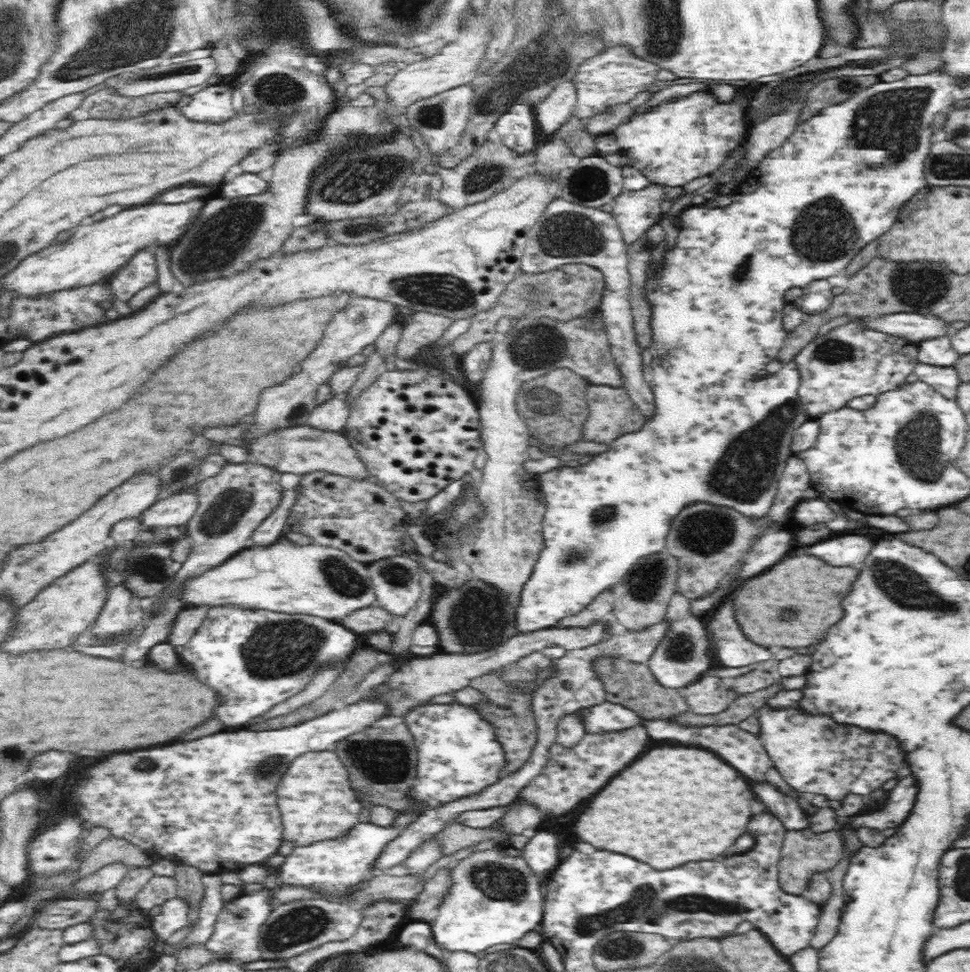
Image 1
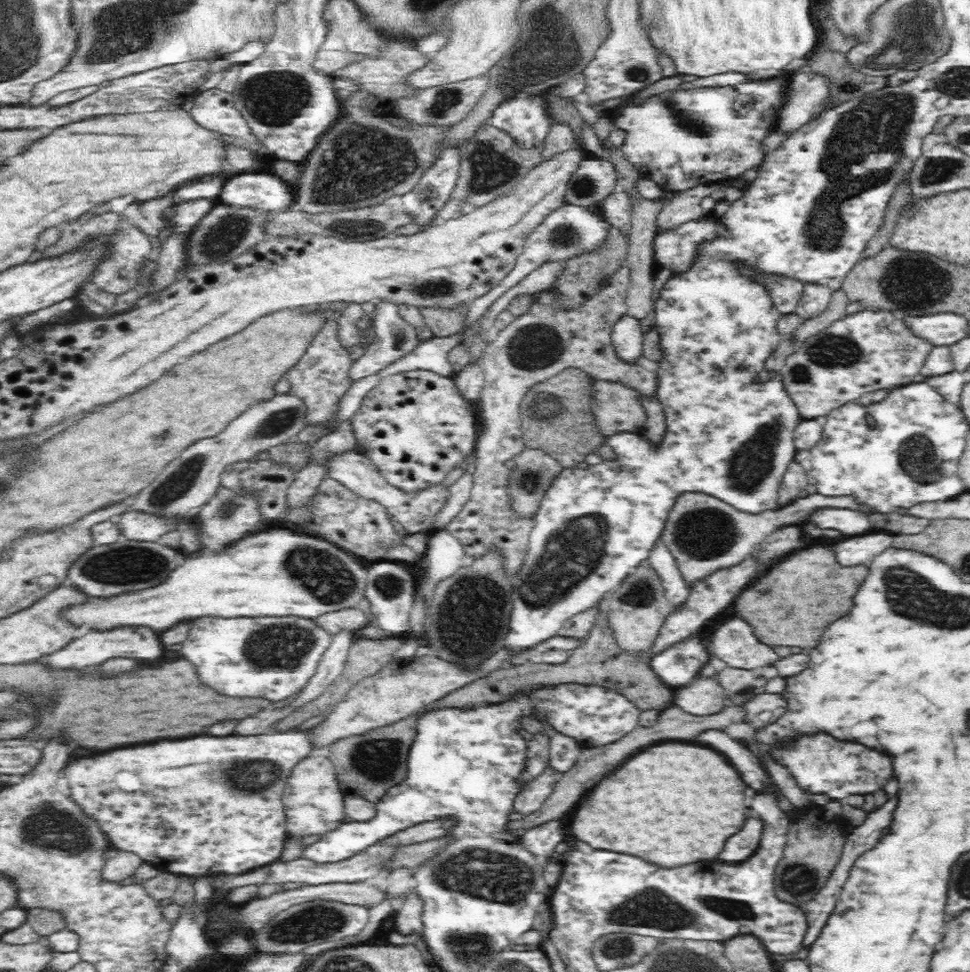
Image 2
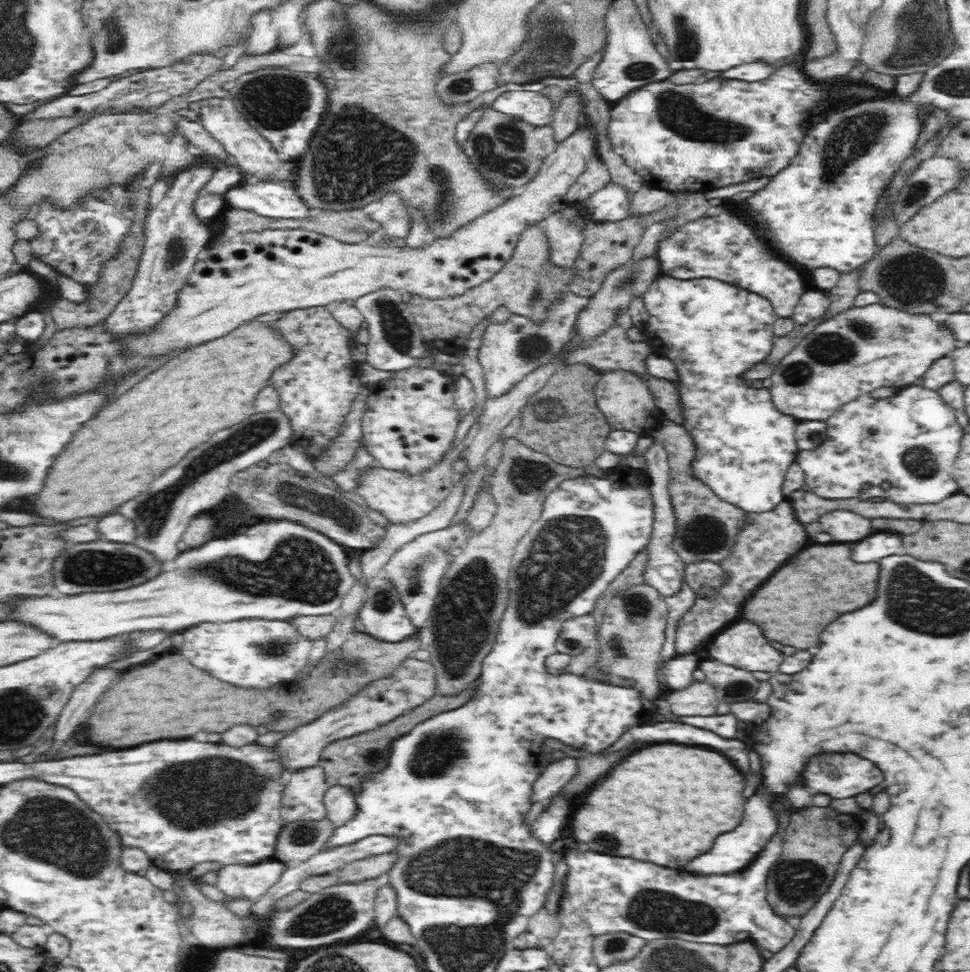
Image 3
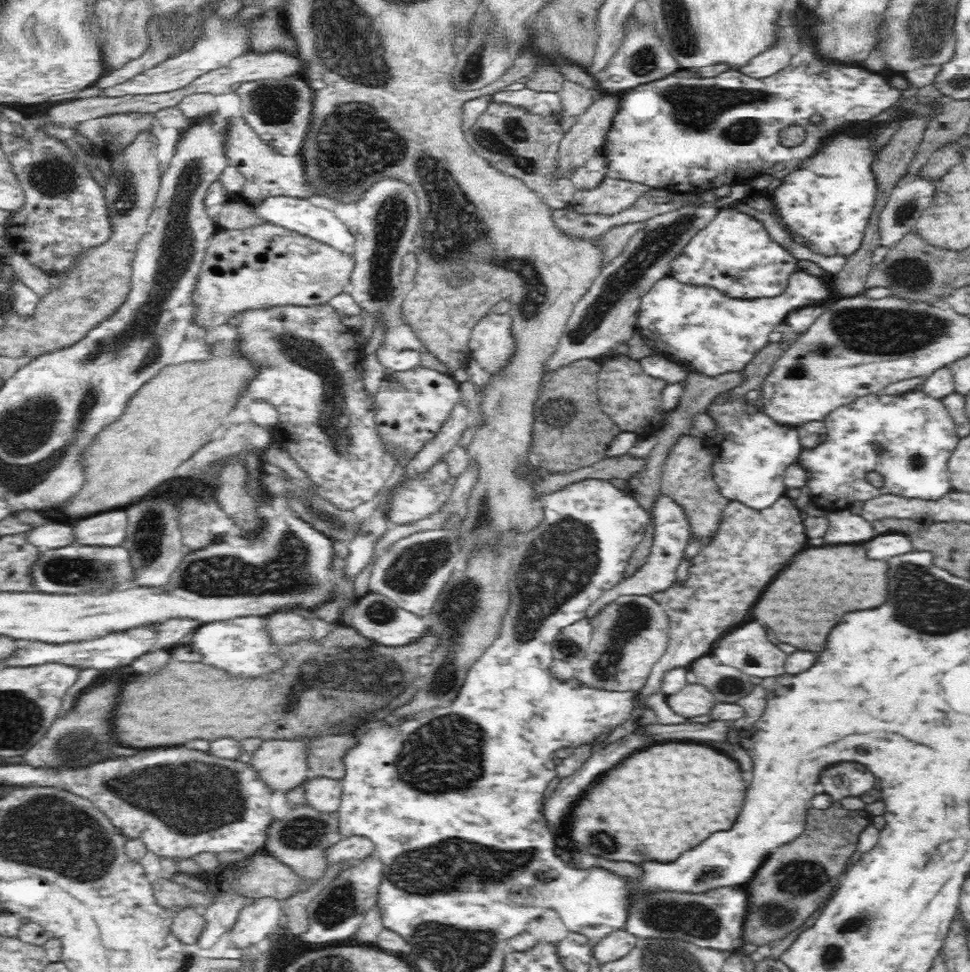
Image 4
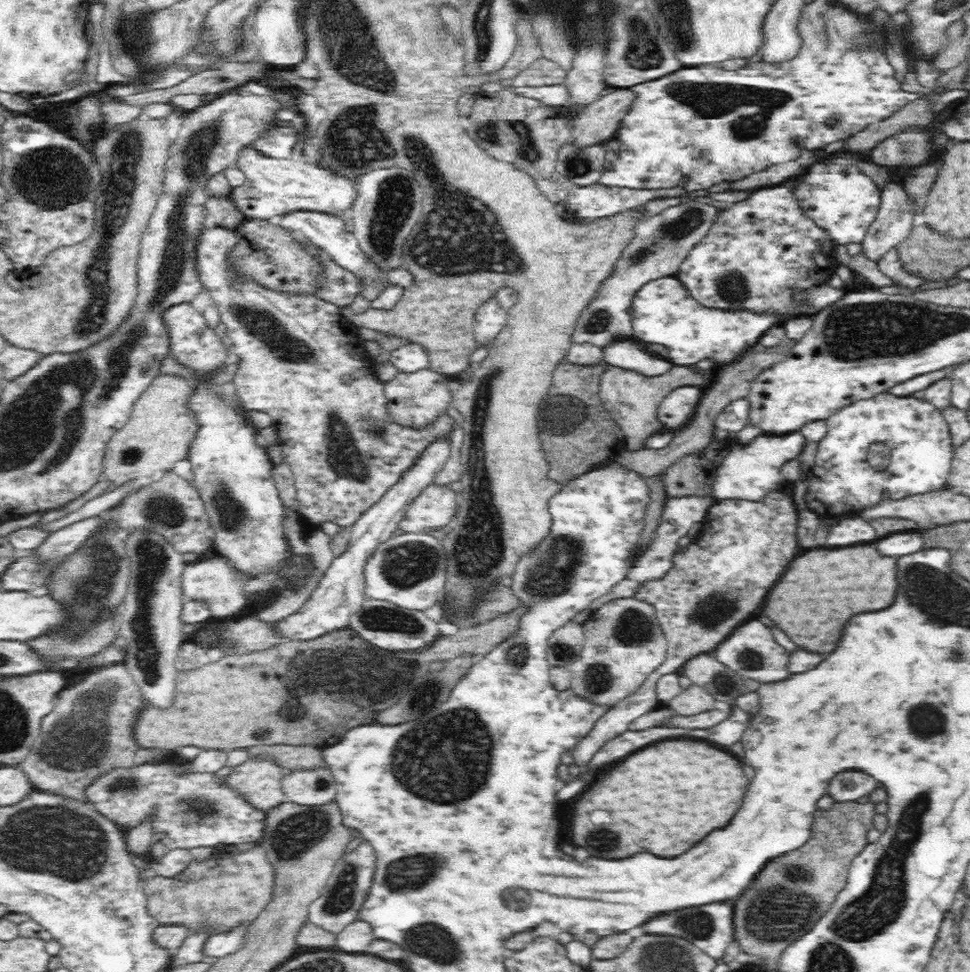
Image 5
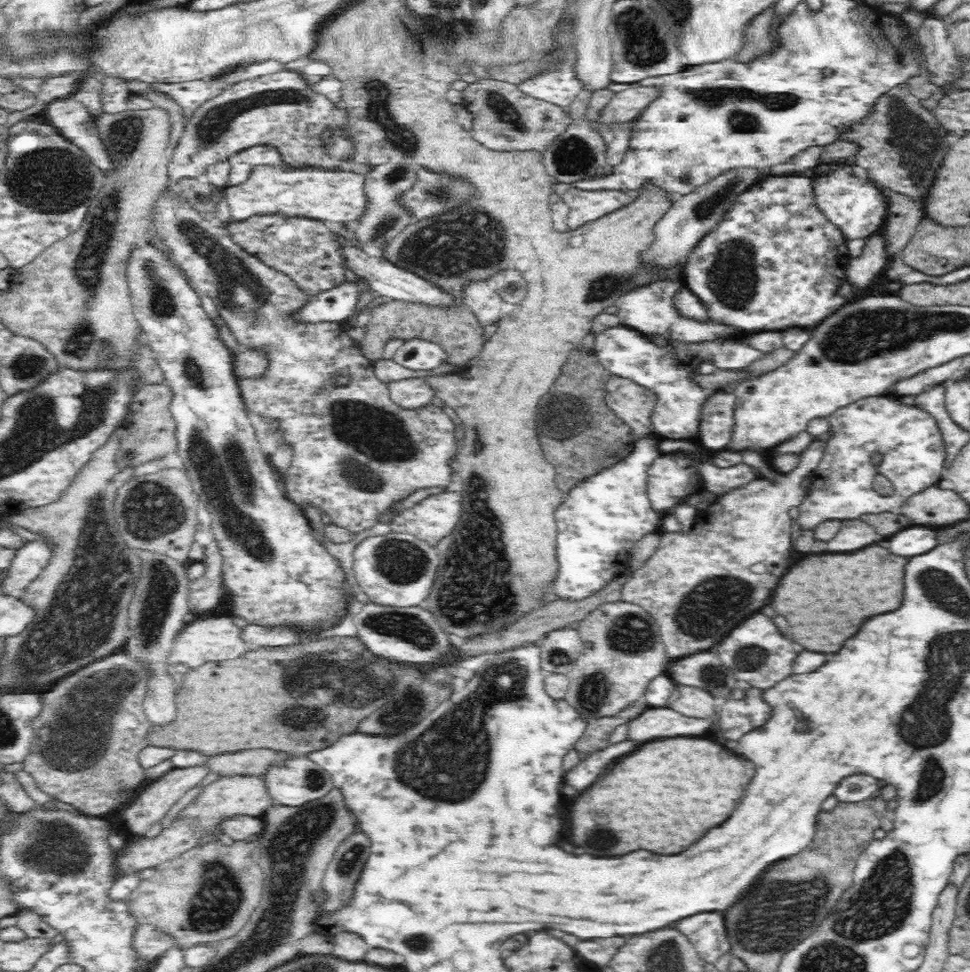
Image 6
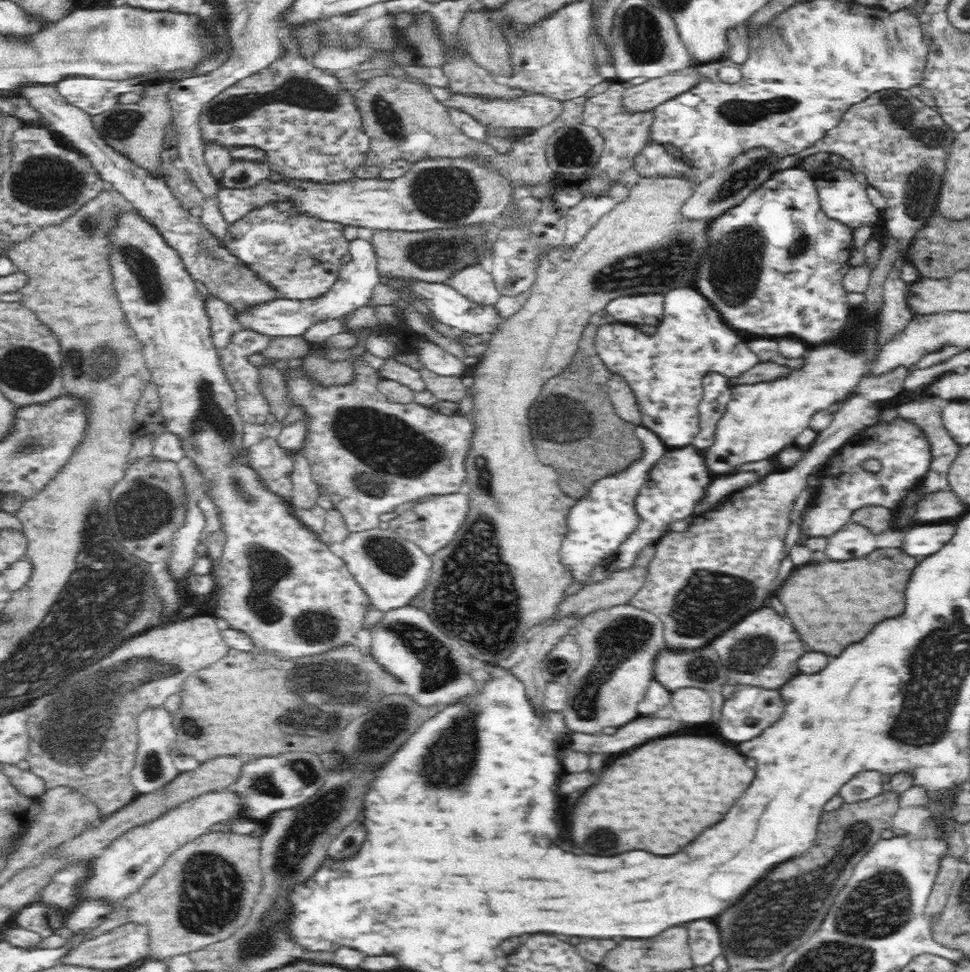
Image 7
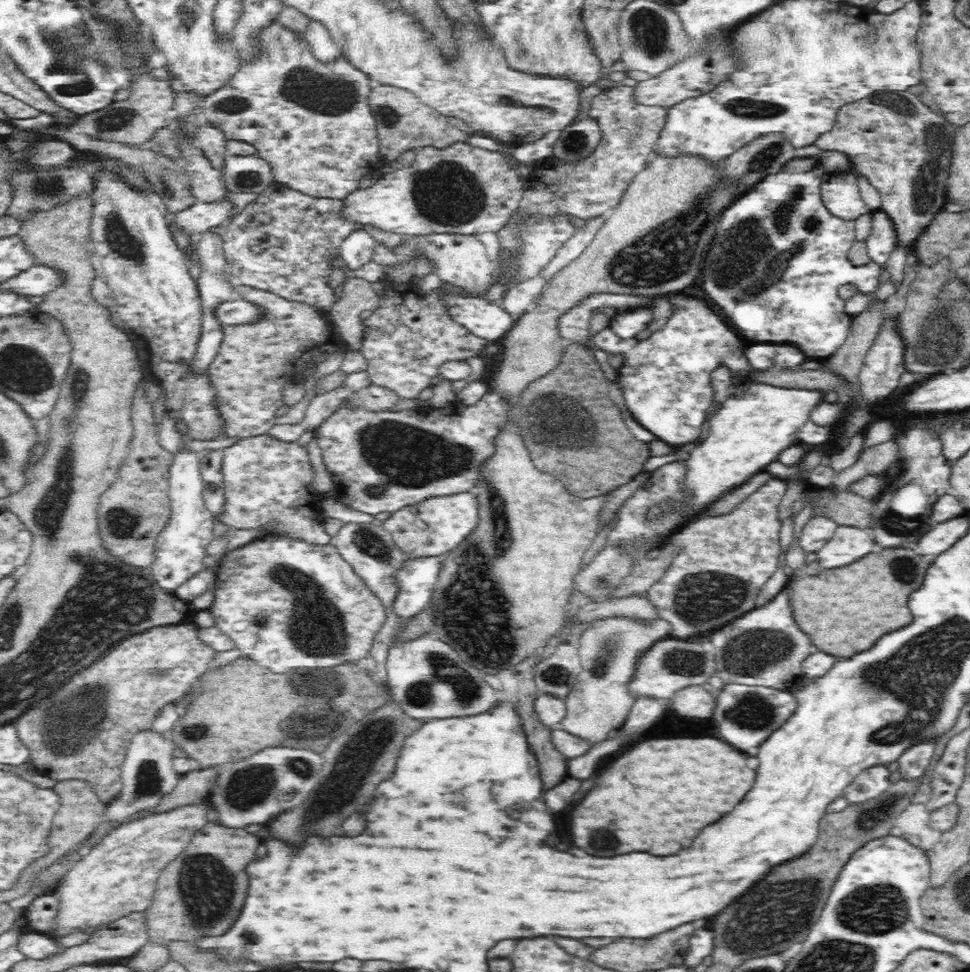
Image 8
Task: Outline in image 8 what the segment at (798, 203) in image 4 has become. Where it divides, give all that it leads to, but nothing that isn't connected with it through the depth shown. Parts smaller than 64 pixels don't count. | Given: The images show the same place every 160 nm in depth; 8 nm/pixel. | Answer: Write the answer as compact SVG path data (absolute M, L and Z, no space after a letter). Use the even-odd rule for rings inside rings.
M831 172L823 176L821 199L827 210L842 220L855 221L870 210L862 201L853 172Z

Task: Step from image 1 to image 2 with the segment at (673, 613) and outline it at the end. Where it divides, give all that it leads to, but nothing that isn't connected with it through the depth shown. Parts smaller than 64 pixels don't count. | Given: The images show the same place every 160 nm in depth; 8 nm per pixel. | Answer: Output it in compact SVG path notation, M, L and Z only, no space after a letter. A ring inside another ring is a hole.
M662 534L654 541L647 559L650 562L649 568L658 576L665 597L671 605L675 607L680 603L686 603L690 592L689 584L680 571L676 557L664 543ZM696 635L672 644L650 658L650 666L660 681L674 690L692 683L704 664L708 664L708 652Z

